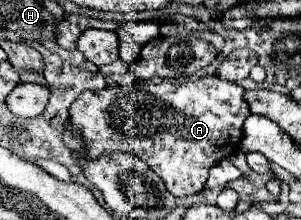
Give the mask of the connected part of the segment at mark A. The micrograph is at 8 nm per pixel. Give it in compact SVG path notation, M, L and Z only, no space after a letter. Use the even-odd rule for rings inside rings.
M203 76L195 82L185 84L131 84L117 88L103 88L99 92L81 92L69 108L71 128L83 138L83 156L87 160L97 160L115 152L133 152L147 166L163 178L167 190L173 196L193 196L201 192L209 168L223 158L229 158L241 142L243 120L251 114L249 104L243 98L245 88L235 82L219 80L217 76Z

